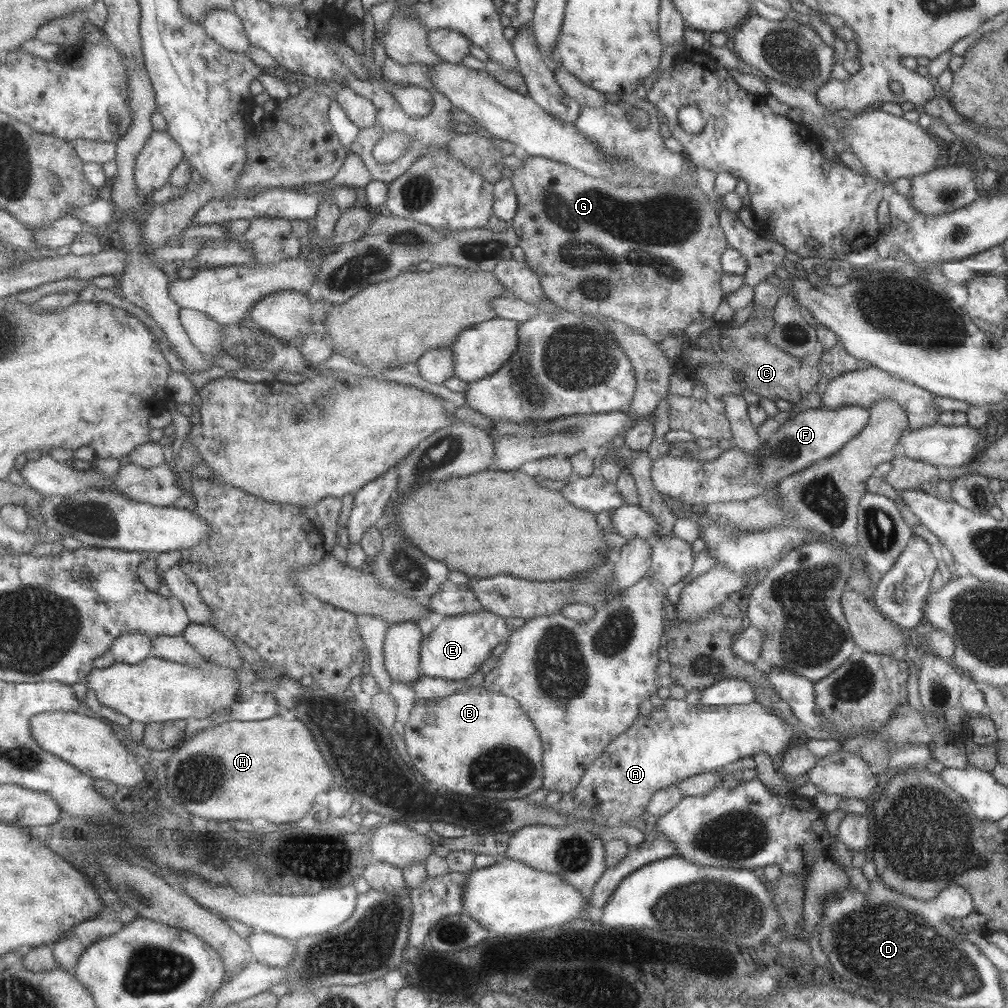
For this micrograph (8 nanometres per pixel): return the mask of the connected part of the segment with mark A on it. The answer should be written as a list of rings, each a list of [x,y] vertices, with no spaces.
[[[667,698],[661,706],[653,707],[648,716],[637,718],[629,730],[612,740],[604,752],[589,765],[588,772],[574,791],[573,802],[575,806],[589,806],[590,809],[599,811],[601,817],[607,817],[610,822],[639,823],[639,816],[647,809],[649,800],[657,790],[676,785],[699,773],[716,771],[725,764],[753,757],[759,752],[776,759],[793,744],[797,736],[769,707],[755,702],[705,709],[704,706],[691,706],[684,700]]]

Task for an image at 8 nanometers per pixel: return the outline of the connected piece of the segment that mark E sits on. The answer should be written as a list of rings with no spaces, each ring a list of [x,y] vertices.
[[[488,609],[449,616],[425,637],[421,660],[423,674],[455,681],[472,678],[491,658],[495,646],[509,642],[513,632],[505,623],[504,616]]]

